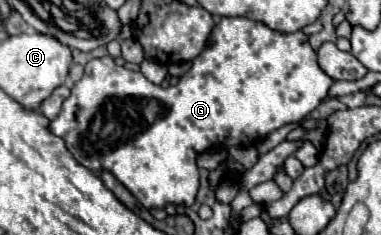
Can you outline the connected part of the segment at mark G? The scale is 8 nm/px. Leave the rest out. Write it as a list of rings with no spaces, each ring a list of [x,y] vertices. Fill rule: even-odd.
[[[220,18],[208,38],[208,44],[204,46],[204,50],[194,58],[194,64],[192,64],[192,70],[188,70],[176,86],[168,86],[168,88],[162,88],[162,86],[156,86],[152,84],[142,72],[132,72],[124,66],[118,66],[114,62],[114,58],[110,56],[104,56],[104,58],[96,58],[96,60],[90,60],[86,64],[86,72],[84,76],[74,84],[72,88],[72,94],[64,100],[62,104],[62,110],[60,114],[50,120],[50,126],[48,130],[56,136],[60,136],[64,142],[66,142],[66,148],[70,150],[70,154],[76,158],[78,164],[82,164],[84,168],[88,168],[90,172],[94,174],[100,174],[100,172],[110,172],[114,174],[122,184],[124,188],[130,190],[130,194],[148,210],[152,208],[166,208],[168,204],[174,204],[174,206],[192,206],[196,202],[196,194],[198,194],[198,186],[200,186],[200,174],[198,174],[198,166],[196,166],[196,156],[206,152],[210,146],[216,146],[216,144],[226,144],[226,142],[232,142],[234,146],[254,146],[256,142],[264,140],[270,132],[278,130],[280,126],[288,124],[288,122],[300,122],[304,120],[328,94],[328,88],[332,84],[332,78],[326,76],[318,62],[316,62],[316,52],[312,50],[310,42],[308,42],[308,36],[304,32],[292,32],[292,34],[284,34],[284,32],[276,32],[276,30],[270,30],[268,26],[260,24],[260,22],[254,22],[254,20],[248,20],[248,18]]]

